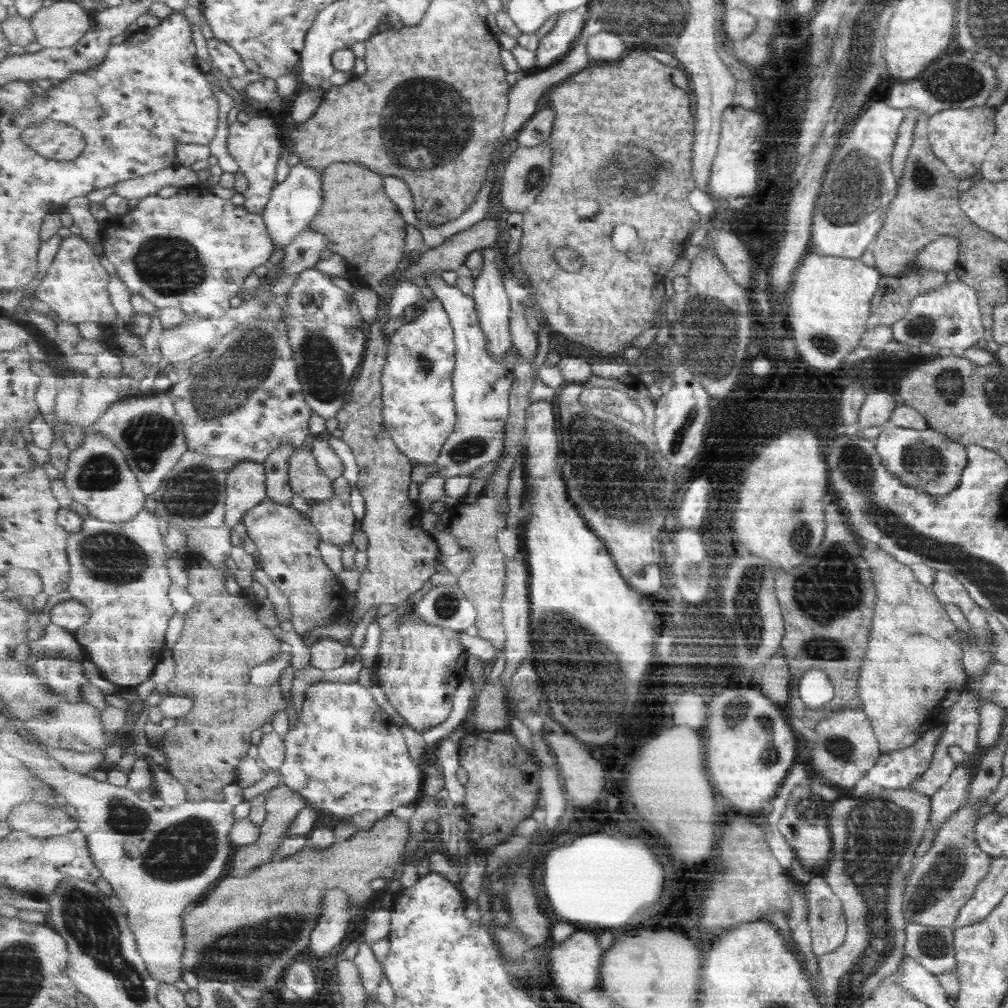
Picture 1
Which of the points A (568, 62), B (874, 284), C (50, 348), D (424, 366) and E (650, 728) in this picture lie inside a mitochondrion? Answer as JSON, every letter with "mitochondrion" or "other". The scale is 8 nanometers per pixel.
{"A":"other","B":"other","C":"other","D":"mitochondrion","E":"other"}

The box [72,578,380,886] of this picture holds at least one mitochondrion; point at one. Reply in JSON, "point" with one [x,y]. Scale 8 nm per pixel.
{"point":[182,851]}

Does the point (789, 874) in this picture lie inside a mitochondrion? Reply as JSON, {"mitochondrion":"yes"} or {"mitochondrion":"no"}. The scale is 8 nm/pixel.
{"mitochondrion":"no"}

